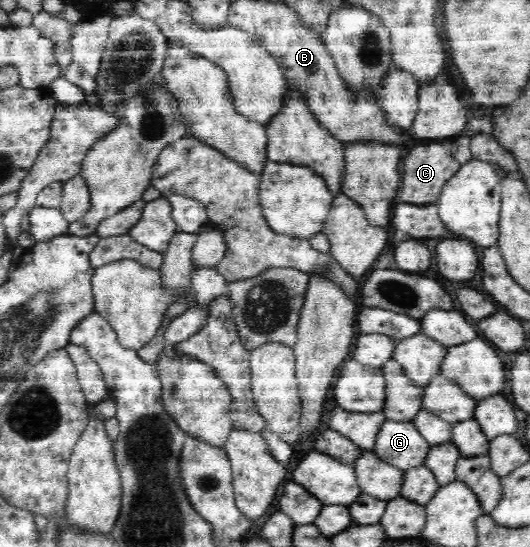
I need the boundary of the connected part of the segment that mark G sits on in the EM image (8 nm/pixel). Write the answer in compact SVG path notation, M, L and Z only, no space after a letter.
M387 419L375 440L373 452L383 462L406 471L423 465L431 447L412 420L395 422Z

